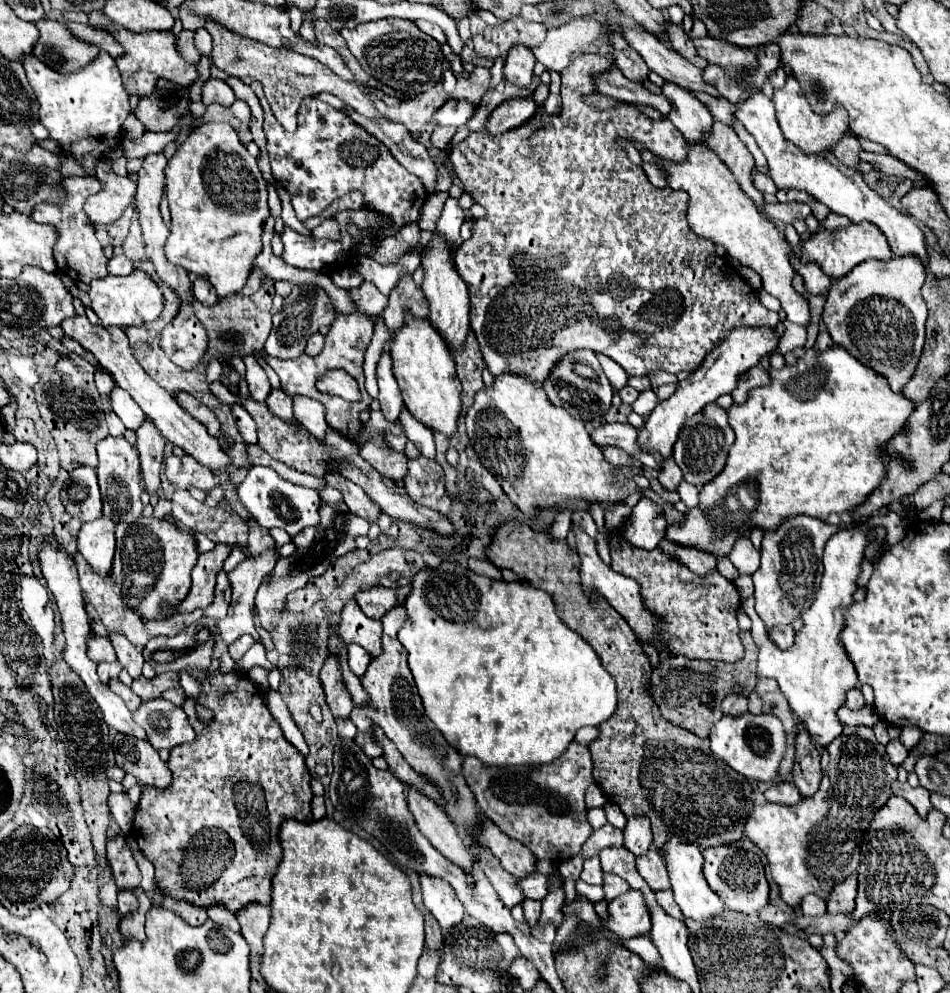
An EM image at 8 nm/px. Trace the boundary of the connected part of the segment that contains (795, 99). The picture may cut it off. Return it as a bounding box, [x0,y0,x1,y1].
[773,78,847,154]

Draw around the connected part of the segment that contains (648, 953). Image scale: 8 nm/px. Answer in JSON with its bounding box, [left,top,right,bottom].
[616,936,663,972]

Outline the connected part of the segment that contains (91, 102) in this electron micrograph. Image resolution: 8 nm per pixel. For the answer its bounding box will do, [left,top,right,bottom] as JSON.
[23,52,131,158]

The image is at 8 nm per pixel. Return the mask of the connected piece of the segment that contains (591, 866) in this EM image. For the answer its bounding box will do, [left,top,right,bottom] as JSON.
[580,856,603,885]

